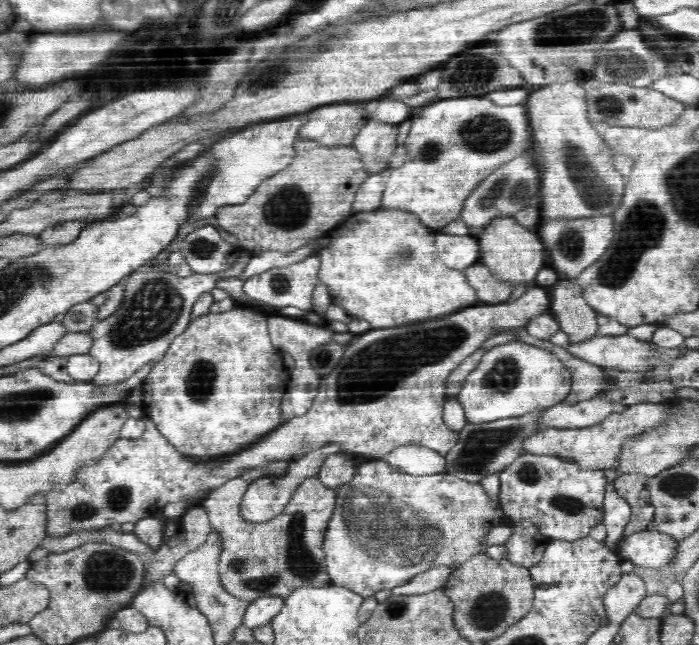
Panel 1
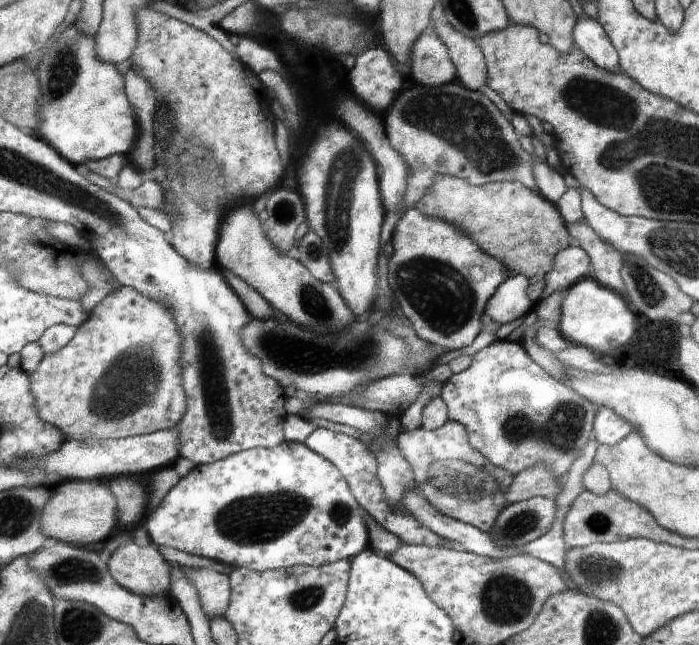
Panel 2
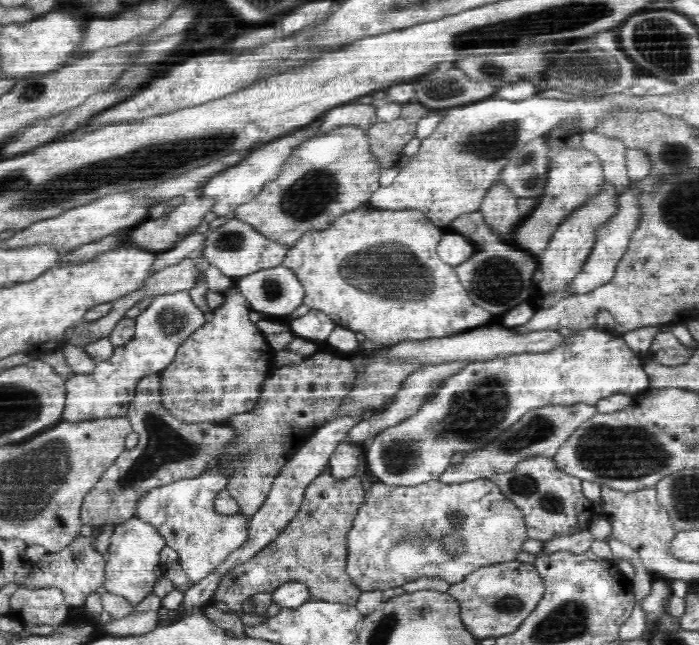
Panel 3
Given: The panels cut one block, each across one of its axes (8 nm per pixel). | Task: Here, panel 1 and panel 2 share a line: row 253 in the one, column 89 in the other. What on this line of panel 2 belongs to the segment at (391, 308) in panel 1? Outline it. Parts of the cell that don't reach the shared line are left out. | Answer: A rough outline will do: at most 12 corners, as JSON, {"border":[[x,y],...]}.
{"border":[[121,286],[30,376],[67,441],[188,411],[181,334]]}

